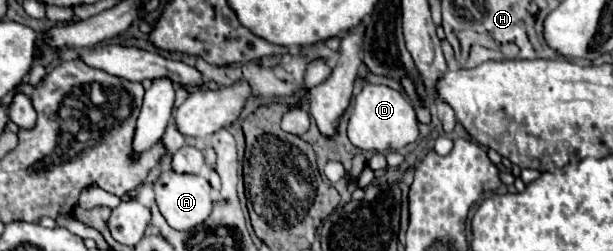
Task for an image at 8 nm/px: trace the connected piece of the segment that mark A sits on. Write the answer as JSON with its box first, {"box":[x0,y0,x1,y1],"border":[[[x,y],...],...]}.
{"box":[154,170,212,230],"border":[[[174,170],[162,172],[154,182],[154,194],[162,216],[176,230],[192,230],[194,226],[198,226],[198,222],[204,222],[212,210],[210,184],[204,176],[198,174],[178,174]]]}

